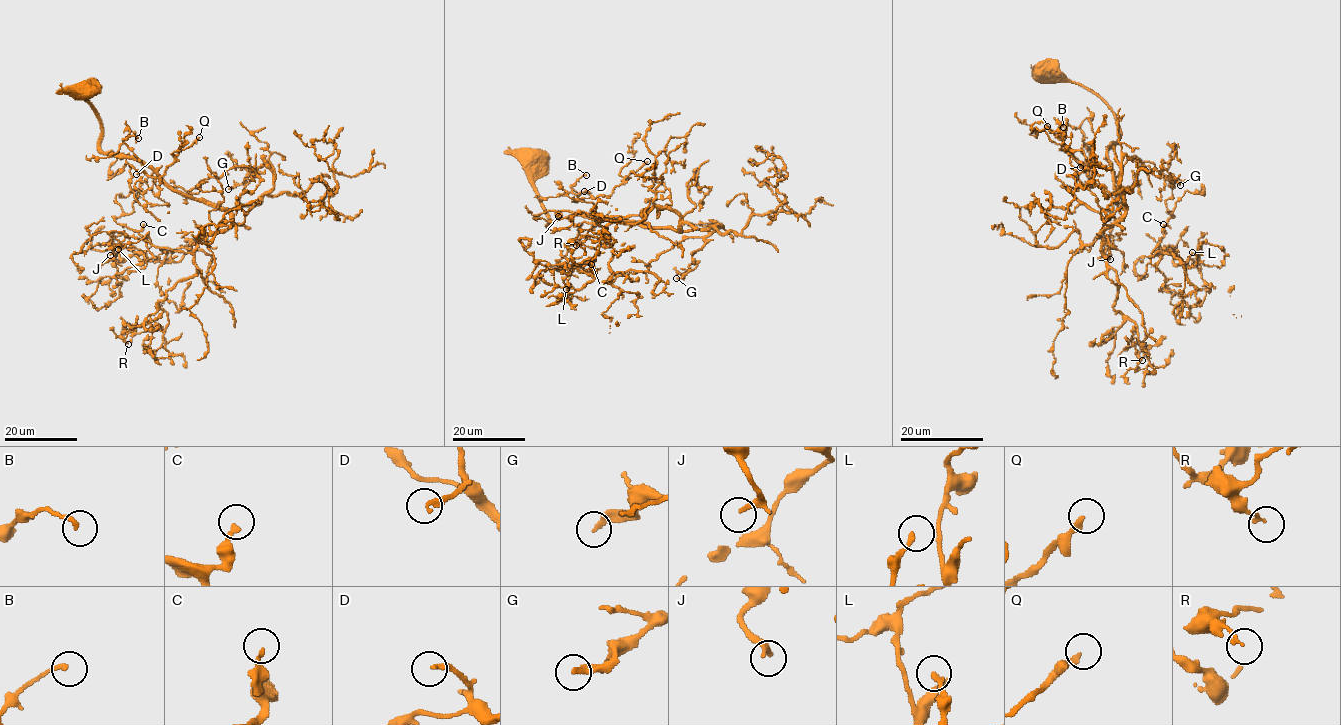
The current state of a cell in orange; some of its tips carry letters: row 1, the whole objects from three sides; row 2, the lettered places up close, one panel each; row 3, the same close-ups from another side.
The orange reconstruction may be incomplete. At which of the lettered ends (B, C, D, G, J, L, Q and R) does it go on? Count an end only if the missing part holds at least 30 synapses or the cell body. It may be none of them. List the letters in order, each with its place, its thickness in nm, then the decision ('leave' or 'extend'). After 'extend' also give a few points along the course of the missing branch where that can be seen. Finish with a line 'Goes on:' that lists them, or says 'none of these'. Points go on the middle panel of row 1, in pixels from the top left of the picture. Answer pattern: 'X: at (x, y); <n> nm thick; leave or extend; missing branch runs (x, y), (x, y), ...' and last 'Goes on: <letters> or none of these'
B: at (586, 175); 170 nm thick; leave
C: at (591, 264); 190 nm thick; leave
D: at (584, 191); 240 nm thick; extend; missing branch runs (584, 191), (585, 183), (591, 178), (582, 174), (583, 159), (579, 154), (551, 149), (543, 140)
G: at (676, 278); 300 nm thick; leave
J: at (558, 216); 160 nm thick; extend; missing branch runs (558, 216), (538, 223), (528, 222), (525, 227), (521, 223)
L: at (566, 289); 140 nm thick; leave
Q: at (647, 161); 220 nm thick; extend; missing branch runs (647, 161), (658, 168), (662, 178), (655, 179)
R: at (576, 245); 170 nm thick; leave
Goes on: D, J, Q

